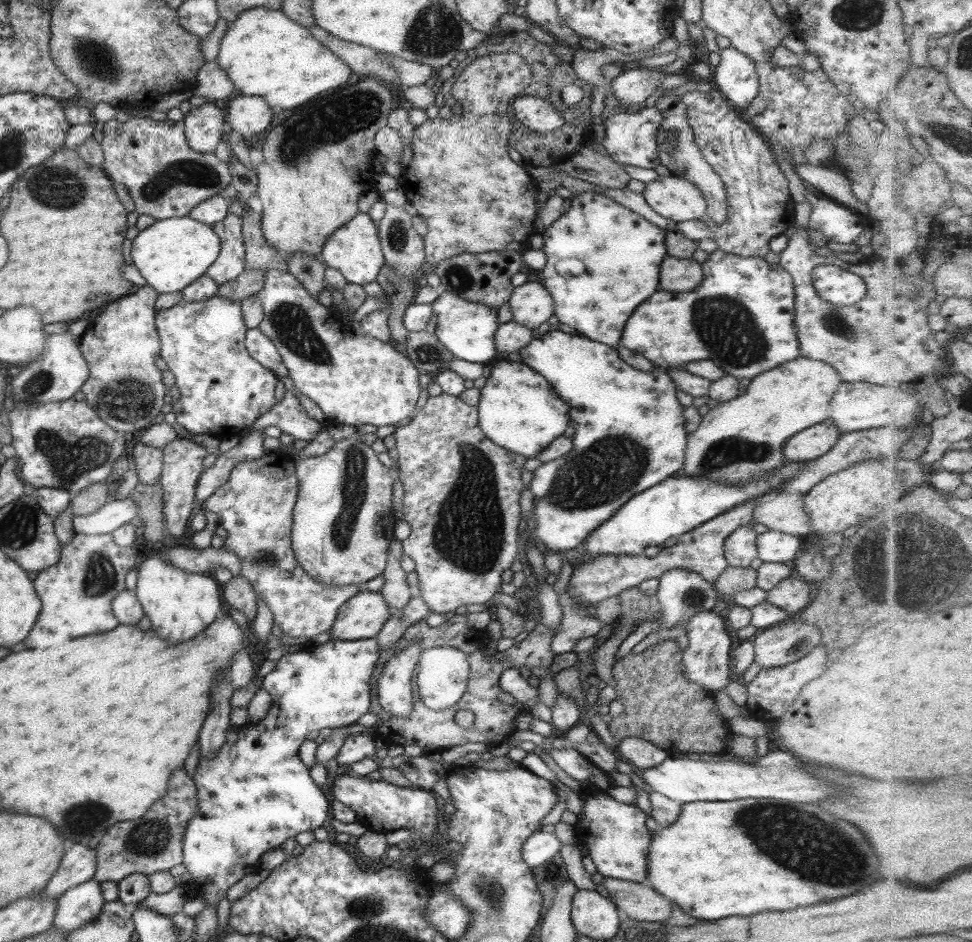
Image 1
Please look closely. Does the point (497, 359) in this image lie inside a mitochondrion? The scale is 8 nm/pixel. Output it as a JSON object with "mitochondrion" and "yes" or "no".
{"mitochondrion":"no"}

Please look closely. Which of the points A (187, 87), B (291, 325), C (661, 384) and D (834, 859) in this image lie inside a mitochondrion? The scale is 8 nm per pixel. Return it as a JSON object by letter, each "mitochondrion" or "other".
{"A":"other","B":"mitochondrion","C":"other","D":"mitochondrion"}

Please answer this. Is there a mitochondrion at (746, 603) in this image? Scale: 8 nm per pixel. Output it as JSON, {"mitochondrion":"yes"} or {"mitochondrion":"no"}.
{"mitochondrion":"no"}

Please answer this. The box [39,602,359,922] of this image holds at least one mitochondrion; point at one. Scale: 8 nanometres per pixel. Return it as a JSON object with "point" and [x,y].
{"point":[149,838]}

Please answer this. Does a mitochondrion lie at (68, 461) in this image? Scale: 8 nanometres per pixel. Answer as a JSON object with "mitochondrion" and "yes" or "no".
{"mitochondrion":"yes"}

